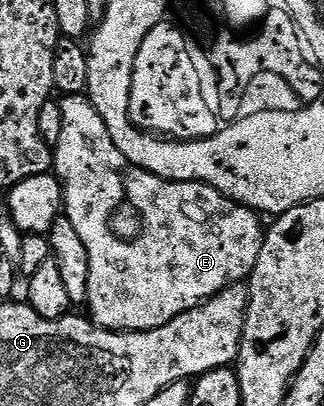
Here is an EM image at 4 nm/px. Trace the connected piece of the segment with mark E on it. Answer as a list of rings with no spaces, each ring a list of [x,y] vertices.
[[[65,95],[59,101],[62,114],[62,134],[58,134],[58,142],[54,146],[54,175],[64,190],[62,201],[63,215],[74,222],[74,230],[82,237],[86,246],[86,254],[90,254],[90,282],[88,283],[87,315],[99,328],[108,328],[111,332],[149,332],[170,323],[174,318],[194,310],[211,296],[217,296],[223,288],[247,281],[258,262],[258,254],[262,250],[265,229],[260,228],[261,217],[245,204],[239,204],[229,196],[224,196],[217,188],[208,184],[199,184],[196,180],[163,180],[160,176],[150,174],[144,168],[137,168],[128,163],[128,159],[120,153],[118,146],[110,138],[110,130],[102,123],[102,114],[92,105],[87,95]]]

